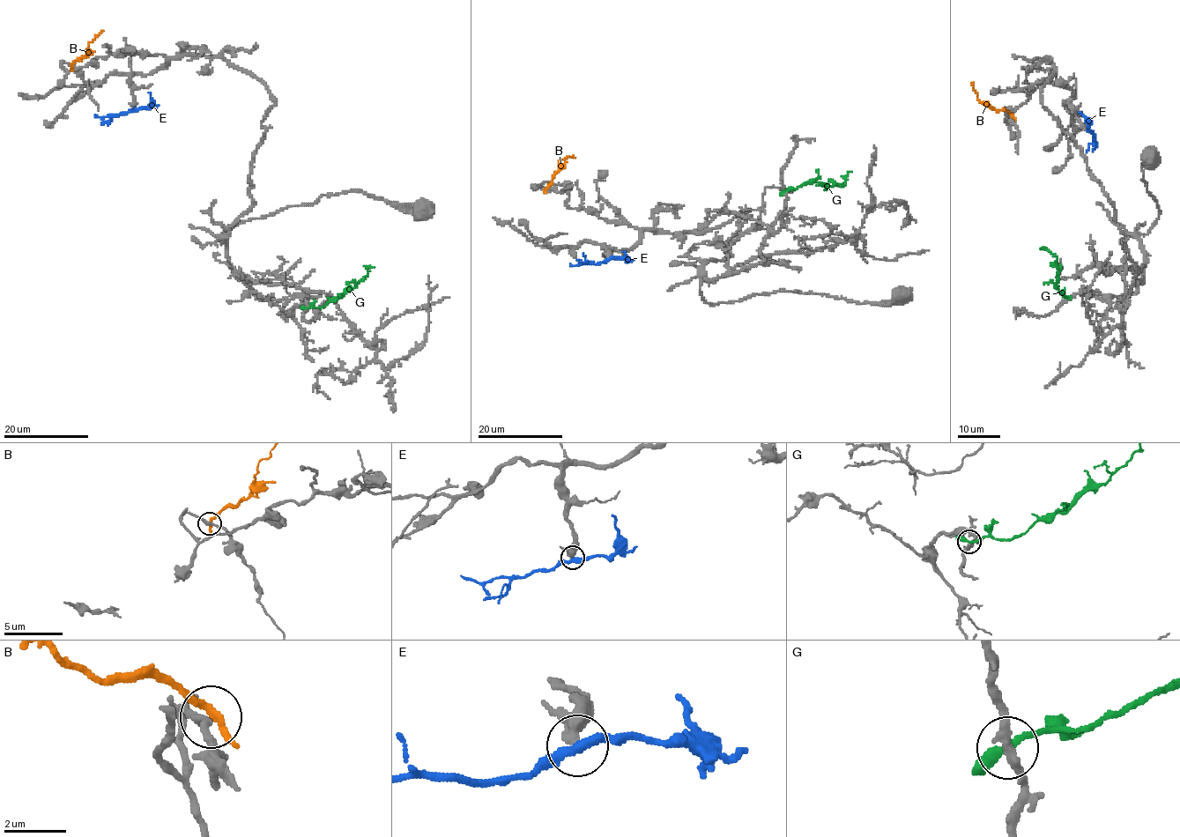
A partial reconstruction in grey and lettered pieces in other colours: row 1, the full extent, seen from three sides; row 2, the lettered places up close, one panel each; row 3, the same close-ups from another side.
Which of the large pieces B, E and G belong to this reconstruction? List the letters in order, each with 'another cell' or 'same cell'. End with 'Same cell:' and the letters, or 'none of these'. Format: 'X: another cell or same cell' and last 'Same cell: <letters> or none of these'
B: another cell
E: same cell
G: another cell
Same cell: E

